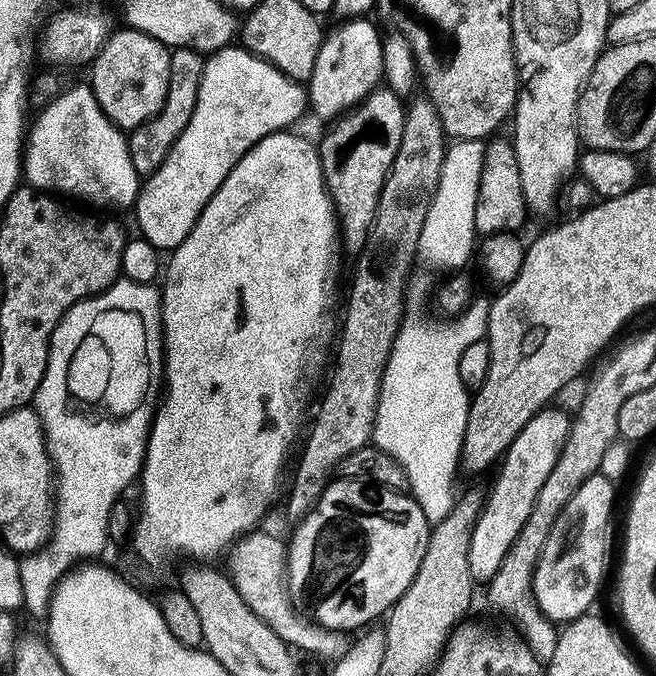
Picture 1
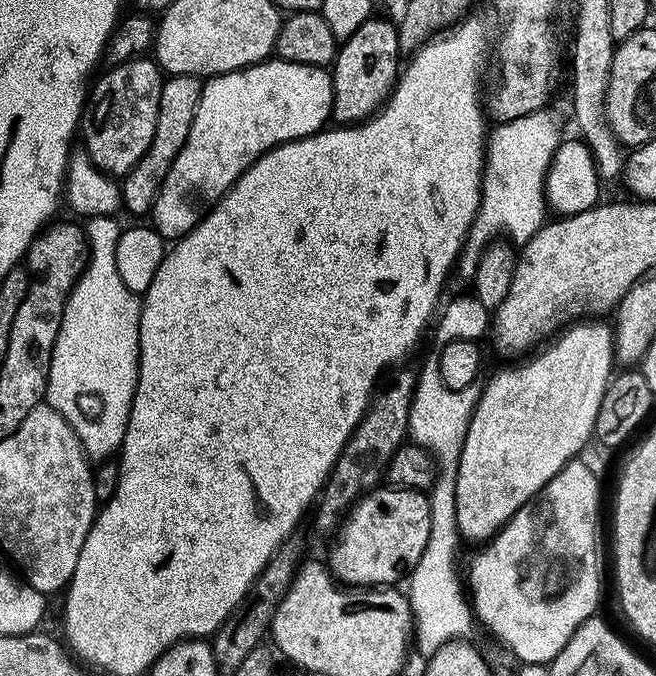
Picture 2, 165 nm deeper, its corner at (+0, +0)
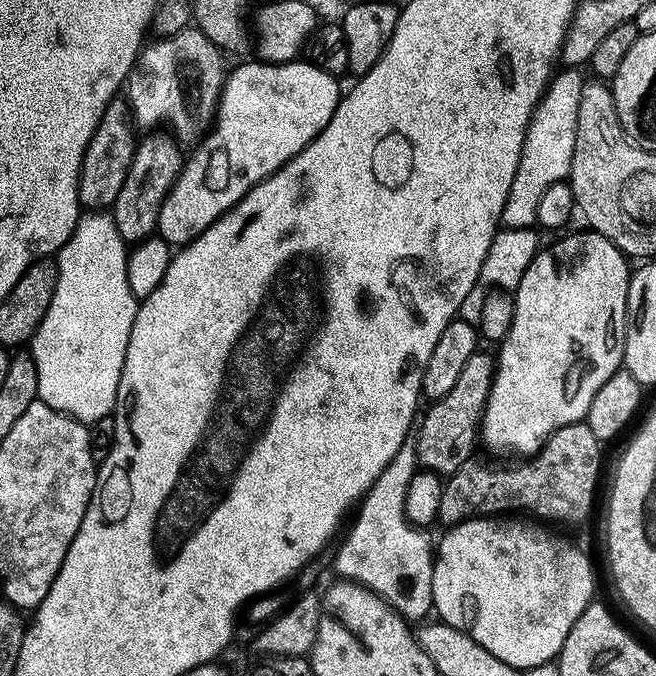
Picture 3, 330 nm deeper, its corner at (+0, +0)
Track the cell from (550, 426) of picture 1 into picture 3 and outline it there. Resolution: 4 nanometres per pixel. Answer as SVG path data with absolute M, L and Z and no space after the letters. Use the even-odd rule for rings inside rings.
M591 230L583 231L576 232L573 236L564 236L561 240L556 240L549 248L546 248L546 246L541 247L530 262L529 268L522 275L520 285L515 288L516 309L514 310L514 322L510 326L510 334L505 340L499 341L498 344L500 357L497 355L494 360L496 372L492 376L490 394L484 407L484 416L480 420L479 431L479 435L482 437L482 444L485 444L490 451L504 456L500 458L531 458L548 441L550 434L554 434L567 424L581 423L588 415L590 402L594 402L594 394L598 394L598 390L604 385L606 378L610 378L615 372L621 371L624 363L624 331L628 325L629 261L624 253L617 250L606 237L600 236L597 232Z

